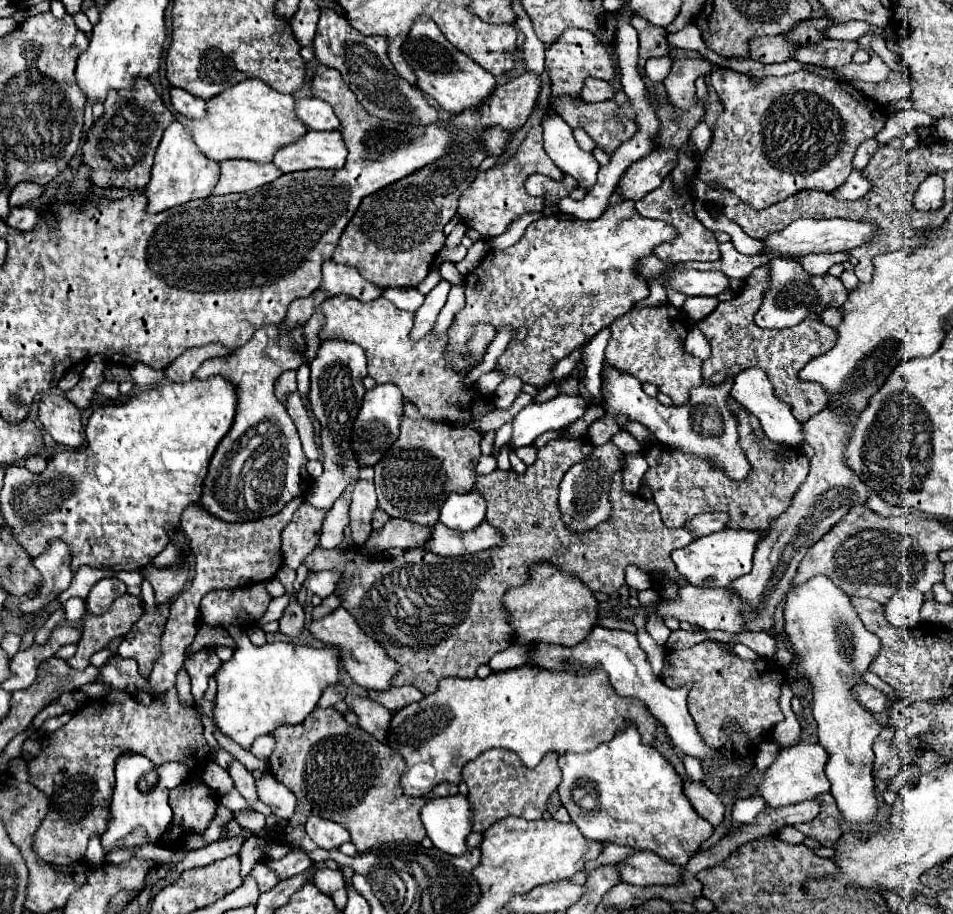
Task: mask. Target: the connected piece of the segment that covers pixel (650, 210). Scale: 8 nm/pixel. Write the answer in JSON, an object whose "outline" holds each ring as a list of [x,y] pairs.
{"outline":[[[670,176],[662,182],[660,188],[648,192],[642,200],[636,202],[636,210],[646,218],[658,218],[674,224],[678,228],[678,240],[672,240],[670,244],[664,244],[658,248],[658,258],[664,262],[688,262],[688,260],[720,260],[718,242],[714,240],[712,232],[700,224],[700,220],[694,216],[694,198],[690,194],[690,188],[674,188]]]}

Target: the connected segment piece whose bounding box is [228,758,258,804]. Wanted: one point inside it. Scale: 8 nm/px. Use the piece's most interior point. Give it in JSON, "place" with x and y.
{"place":[245,783]}

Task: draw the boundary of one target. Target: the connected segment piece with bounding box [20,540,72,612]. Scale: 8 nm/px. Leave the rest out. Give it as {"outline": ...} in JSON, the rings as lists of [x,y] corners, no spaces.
{"outline":[[[50,540],[48,548],[42,552],[42,556],[34,558],[36,570],[42,574],[42,586],[38,588],[36,598],[22,602],[20,610],[32,612],[38,608],[44,608],[50,600],[54,600],[60,592],[64,592],[72,580],[72,566],[70,566],[70,546],[60,540]]]}

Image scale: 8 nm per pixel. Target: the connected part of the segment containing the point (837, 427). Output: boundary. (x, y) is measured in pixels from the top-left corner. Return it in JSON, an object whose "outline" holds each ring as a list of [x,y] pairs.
{"outline":[[[826,408],[802,424],[804,442],[814,448],[814,456],[810,458],[810,474],[794,494],[790,508],[770,526],[770,530],[758,544],[752,572],[740,576],[730,584],[734,592],[746,596],[746,600],[750,600],[754,608],[758,608],[758,612],[754,614],[754,624],[758,624],[758,628],[770,628],[770,612],[774,612],[774,604],[778,604],[778,600],[784,598],[784,592],[788,592],[788,584],[806,550],[826,532],[830,532],[852,506],[864,504],[868,500],[868,486],[844,460],[844,446],[850,432],[854,430],[856,420],[858,414],[848,414],[842,408]]]}

